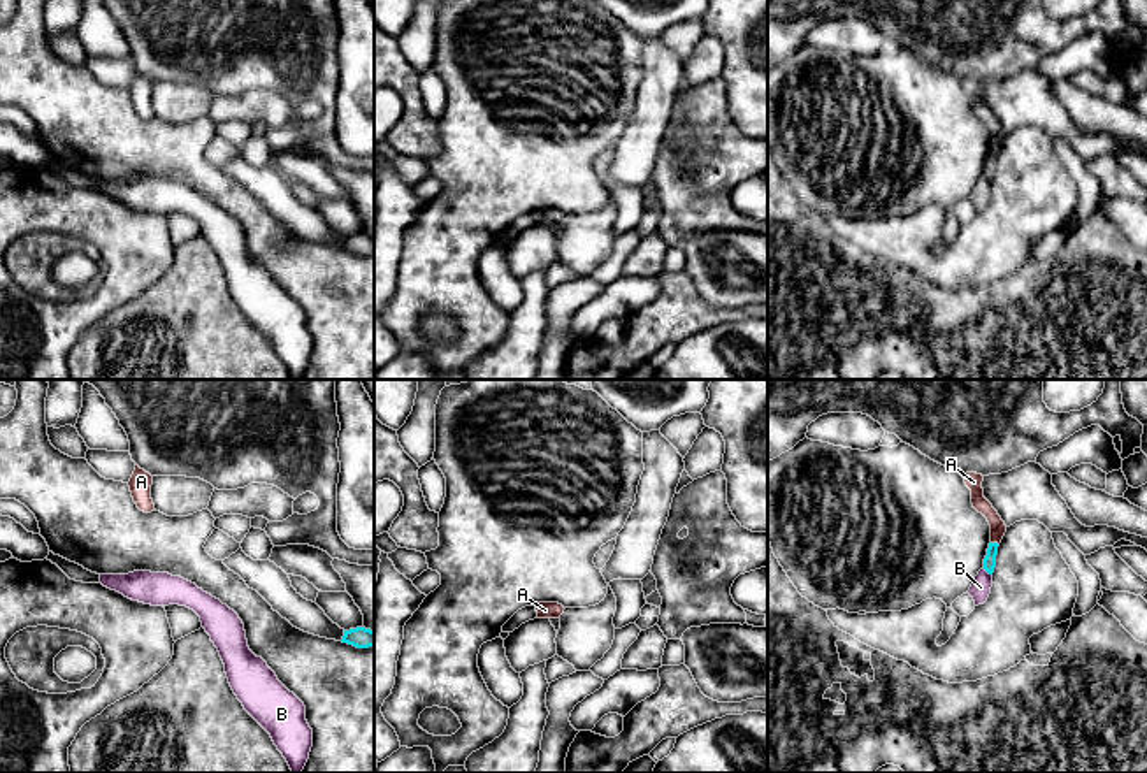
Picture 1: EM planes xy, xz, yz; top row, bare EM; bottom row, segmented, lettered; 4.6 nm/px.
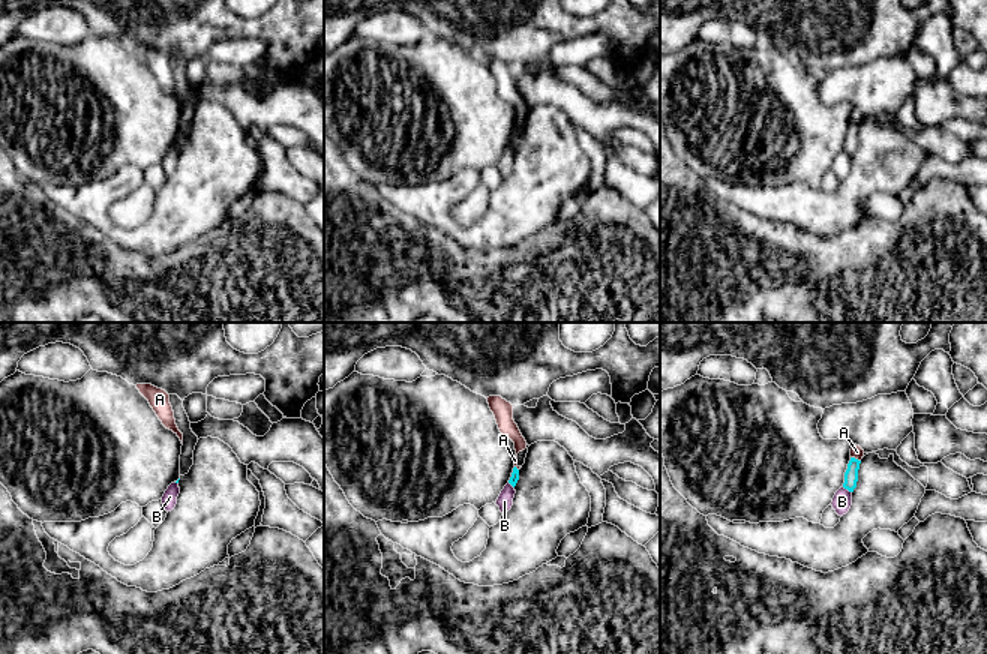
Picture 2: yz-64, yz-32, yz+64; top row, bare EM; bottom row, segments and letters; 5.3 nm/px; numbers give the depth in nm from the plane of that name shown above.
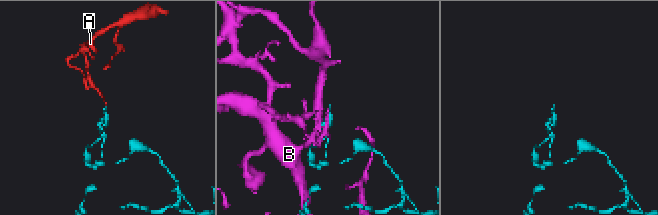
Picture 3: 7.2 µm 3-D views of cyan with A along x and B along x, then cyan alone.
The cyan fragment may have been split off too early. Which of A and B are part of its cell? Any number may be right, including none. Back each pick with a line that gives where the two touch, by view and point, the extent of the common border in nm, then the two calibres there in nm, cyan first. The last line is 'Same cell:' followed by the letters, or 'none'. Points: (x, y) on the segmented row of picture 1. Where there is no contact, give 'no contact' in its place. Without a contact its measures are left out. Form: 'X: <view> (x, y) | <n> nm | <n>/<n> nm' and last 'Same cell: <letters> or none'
Same cell: none

